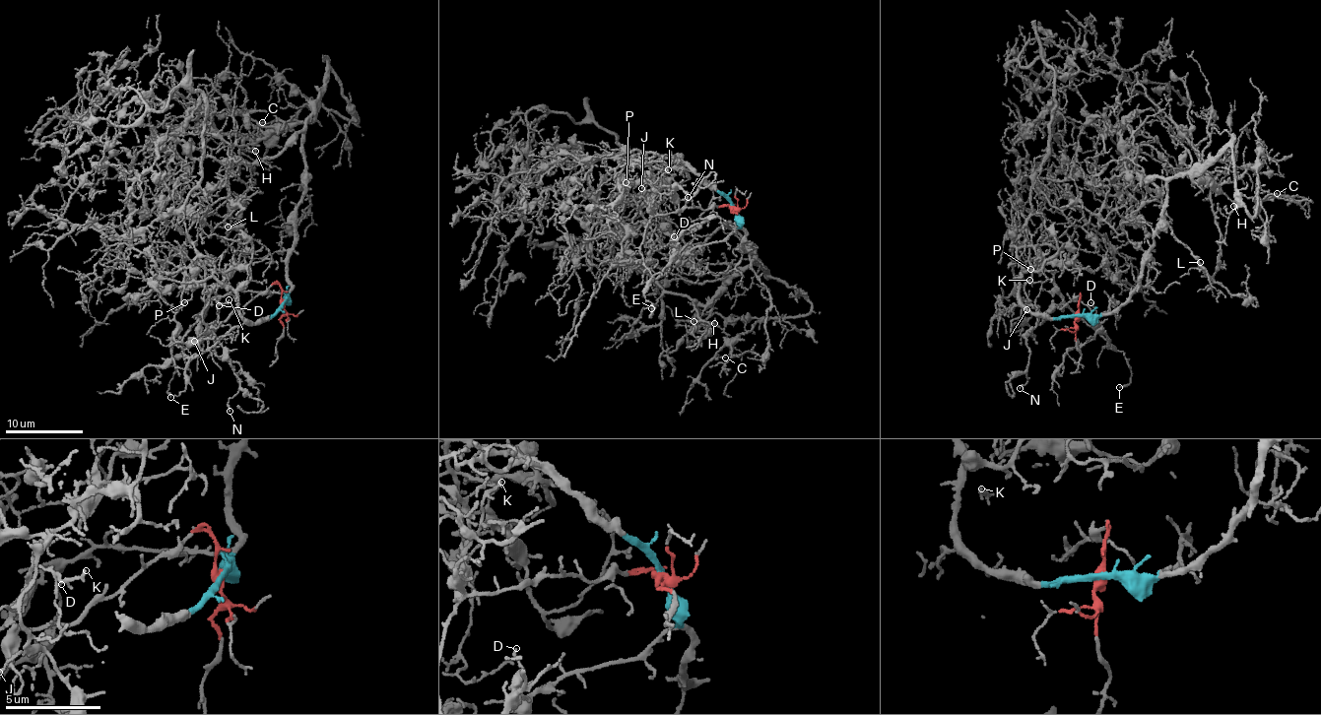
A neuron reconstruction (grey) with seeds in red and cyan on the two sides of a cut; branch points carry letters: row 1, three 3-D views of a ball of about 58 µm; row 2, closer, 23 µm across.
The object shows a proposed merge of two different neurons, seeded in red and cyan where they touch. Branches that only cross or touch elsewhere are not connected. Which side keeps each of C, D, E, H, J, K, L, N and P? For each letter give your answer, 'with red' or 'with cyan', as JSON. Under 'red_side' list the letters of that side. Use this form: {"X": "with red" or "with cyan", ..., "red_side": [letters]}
{"C": "with cyan", "D": "with red", "E": "with red", "H": "with cyan", "J": "with red", "K": "with red", "L": "with cyan", "N": "with red", "P": "with red", "red_side": ["D", "E", "J", "K", "N", "P"]}

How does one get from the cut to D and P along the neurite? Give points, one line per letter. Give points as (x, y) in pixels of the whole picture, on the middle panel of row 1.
D: (732, 209), (729, 204), (654, 215), (639, 251), (652, 277), (661, 274), (673, 253), (674, 236)
P: (732, 209), (729, 204), (701, 210), (683, 207), (651, 217), (654, 184), (649, 181), (626, 182)

